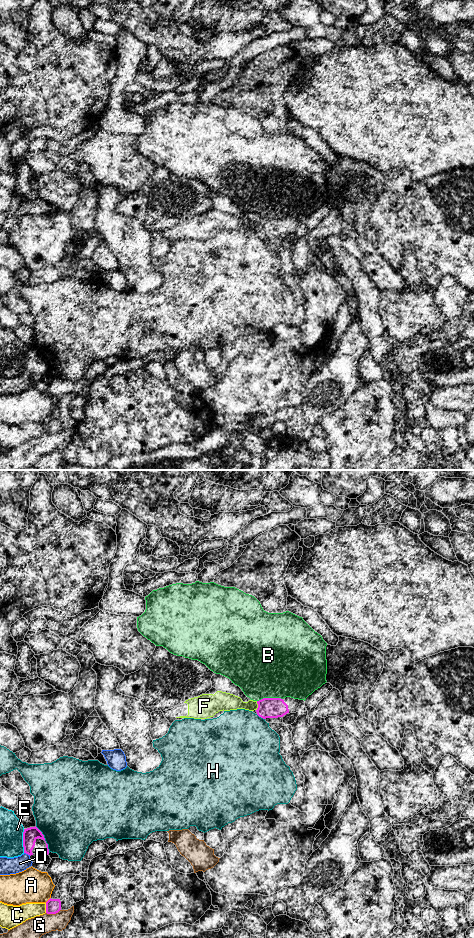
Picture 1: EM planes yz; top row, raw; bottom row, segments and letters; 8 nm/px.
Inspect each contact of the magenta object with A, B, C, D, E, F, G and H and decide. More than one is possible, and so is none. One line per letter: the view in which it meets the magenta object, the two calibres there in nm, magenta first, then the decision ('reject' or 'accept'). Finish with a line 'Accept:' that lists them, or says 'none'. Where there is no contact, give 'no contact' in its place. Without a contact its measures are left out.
A: yz | 120/280 nm | reject
B: yz | 160/500 nm | reject
C: yz | 120/160 nm | reject
D: yz | 120/130 nm | reject
E: yz | 120/190 nm | reject
F: yz | 160/130 nm | reject
G: yz | 120/180 nm | reject
H: yz | 120/480 nm | reject
Accept: none

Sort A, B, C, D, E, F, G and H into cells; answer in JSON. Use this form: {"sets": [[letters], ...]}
{"sets": [["A"], ["B"], ["C"], ["D"], ["E"], ["F"], ["G"], ["H"]]}

